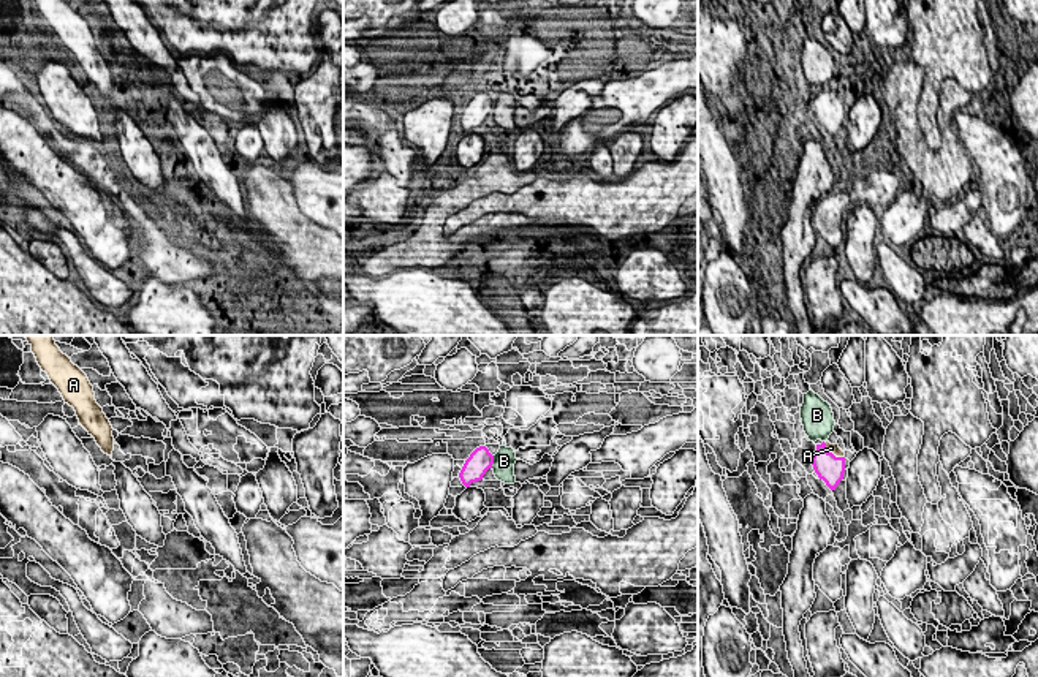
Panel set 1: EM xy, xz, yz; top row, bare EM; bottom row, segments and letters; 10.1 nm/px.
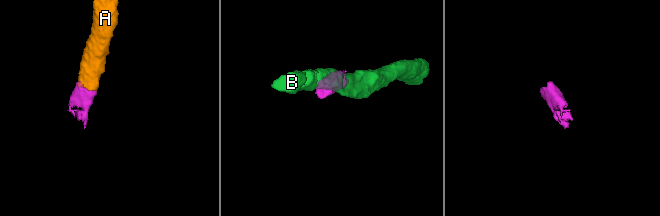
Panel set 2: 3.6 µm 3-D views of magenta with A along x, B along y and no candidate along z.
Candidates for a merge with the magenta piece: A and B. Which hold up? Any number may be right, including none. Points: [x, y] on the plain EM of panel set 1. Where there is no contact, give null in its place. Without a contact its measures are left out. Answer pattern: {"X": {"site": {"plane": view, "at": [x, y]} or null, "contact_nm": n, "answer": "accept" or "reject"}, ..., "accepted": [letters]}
{"A": {"site": {"plane": "yz", "at": [831, 98]}, "contact_nm": 280, "answer": "accept"}, "B": {"site": {"plane": "xz", "at": [492, 108]}, "contact_nm": 130, "answer": "reject"}, "accepted": ["A"]}

